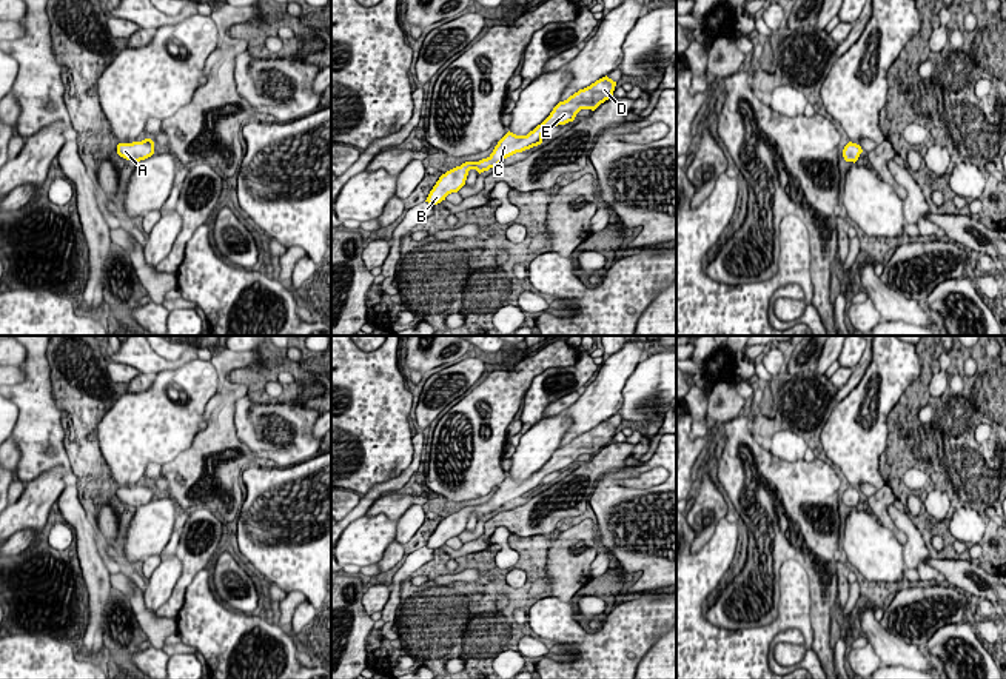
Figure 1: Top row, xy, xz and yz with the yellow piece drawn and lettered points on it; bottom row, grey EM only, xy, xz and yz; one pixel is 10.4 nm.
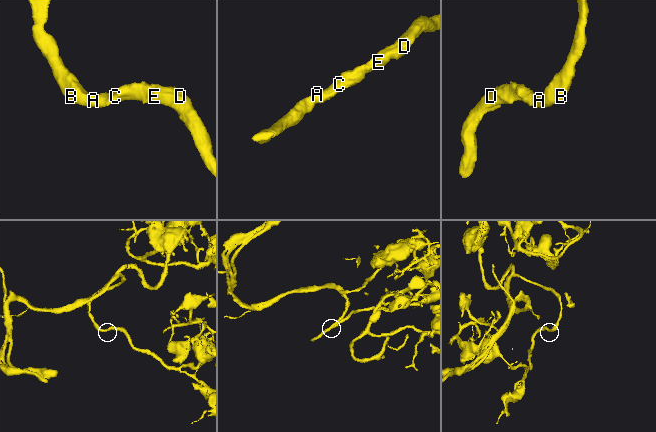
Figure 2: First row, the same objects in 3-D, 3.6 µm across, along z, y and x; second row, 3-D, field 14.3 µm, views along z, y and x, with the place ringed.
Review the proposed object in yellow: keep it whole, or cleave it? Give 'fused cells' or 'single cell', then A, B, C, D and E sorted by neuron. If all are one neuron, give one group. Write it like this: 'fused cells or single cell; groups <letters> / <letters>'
single cell; groups A B C D E

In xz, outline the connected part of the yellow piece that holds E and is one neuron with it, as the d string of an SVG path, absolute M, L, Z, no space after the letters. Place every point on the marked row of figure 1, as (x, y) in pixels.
M607 75L596 80L590 86L579 89L567 100L559 102L550 115L538 125L527 135L516 135L513 132L507 132L495 146L493 152L479 162L465 162L461 166L456 166L439 177L433 189L430 191L425 202L428 203L441 203L451 192L458 192L467 180L468 171L476 169L479 174L488 171L490 168L496 168L504 159L538 146L542 143L542 134L558 125L565 125L573 122L576 114L581 109L595 111L601 103L613 97L616 82L609 79Z

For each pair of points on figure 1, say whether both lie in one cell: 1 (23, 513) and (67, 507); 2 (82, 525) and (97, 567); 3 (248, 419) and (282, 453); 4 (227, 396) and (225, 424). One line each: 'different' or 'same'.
1: different
2: same
3: same
4: same

